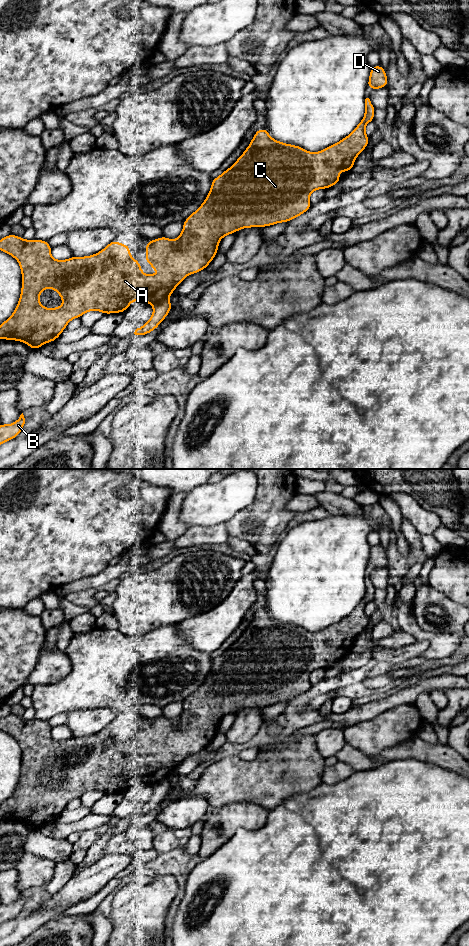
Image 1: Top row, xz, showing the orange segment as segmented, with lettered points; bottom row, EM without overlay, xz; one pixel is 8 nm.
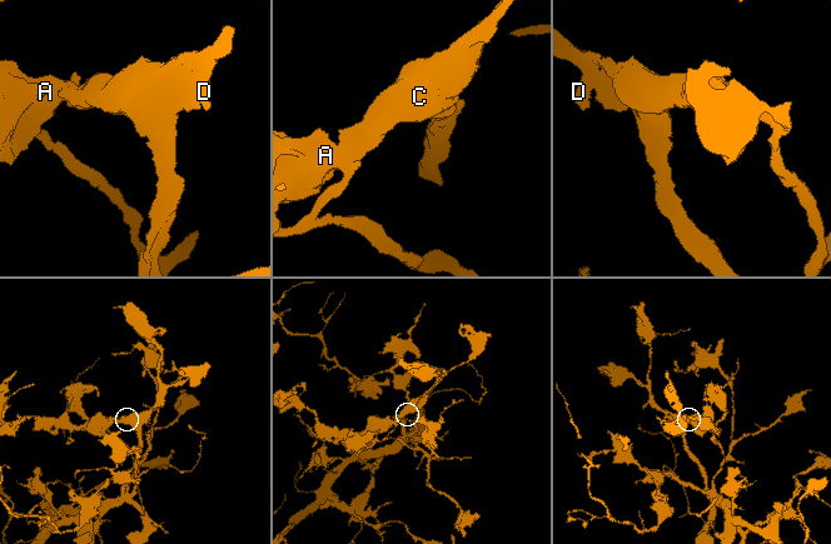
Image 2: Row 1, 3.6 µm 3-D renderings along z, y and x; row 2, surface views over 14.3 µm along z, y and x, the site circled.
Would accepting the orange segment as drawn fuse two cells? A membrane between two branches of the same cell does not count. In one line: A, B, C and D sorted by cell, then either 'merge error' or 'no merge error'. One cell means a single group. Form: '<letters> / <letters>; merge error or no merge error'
A C D / B; merge error

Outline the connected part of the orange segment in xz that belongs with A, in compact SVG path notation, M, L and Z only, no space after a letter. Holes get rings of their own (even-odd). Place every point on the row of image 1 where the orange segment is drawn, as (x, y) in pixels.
M369 98L365 99L365 115L351 134L339 142L319 152L309 152L296 145L286 144L270 137L265 128L257 130L249 146L236 162L220 176L212 179L210 191L203 204L197 208L184 222L181 234L171 240L165 236L146 243L146 263L158 270L159 275L143 274L140 262L130 256L130 246L119 244L115 239L100 252L84 257L72 256L66 260L55 260L51 256L51 246L47 241L25 240L14 234L0 239L0 251L14 257L21 268L22 288L19 302L13 314L0 325L0 339L21 341L33 350L46 343L56 341L74 318L80 318L89 311L101 311L104 315L123 313L137 300L143 303L156 303L160 298L173 293L176 287L190 274L203 271L218 253L219 241L228 234L234 234L243 228L267 227L277 223L291 221L308 211L312 204L310 194L318 189L327 189L340 182L339 172L349 172L358 155L368 146L369 137L365 127L374 121L375 107ZM47 288L54 289L61 296L61 307L45 308L39 302L39 295Z

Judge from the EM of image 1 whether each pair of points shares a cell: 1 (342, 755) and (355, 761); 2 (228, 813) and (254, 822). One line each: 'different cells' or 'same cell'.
1: same cell
2: same cell

